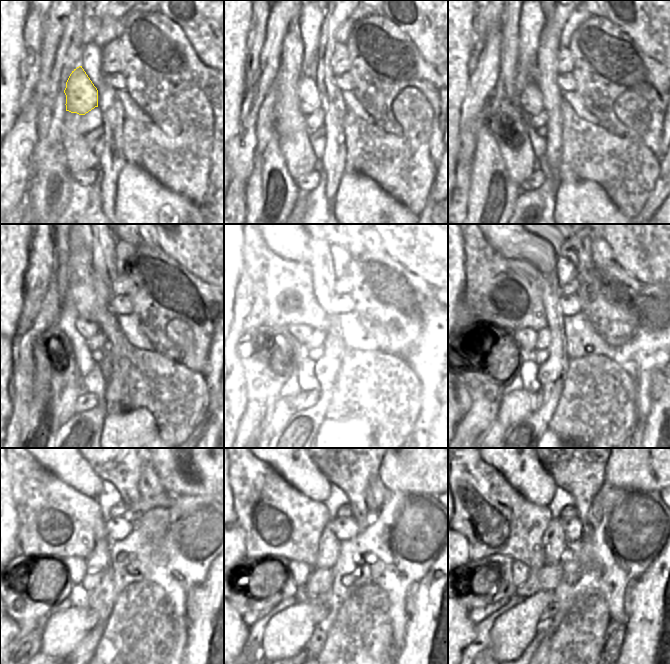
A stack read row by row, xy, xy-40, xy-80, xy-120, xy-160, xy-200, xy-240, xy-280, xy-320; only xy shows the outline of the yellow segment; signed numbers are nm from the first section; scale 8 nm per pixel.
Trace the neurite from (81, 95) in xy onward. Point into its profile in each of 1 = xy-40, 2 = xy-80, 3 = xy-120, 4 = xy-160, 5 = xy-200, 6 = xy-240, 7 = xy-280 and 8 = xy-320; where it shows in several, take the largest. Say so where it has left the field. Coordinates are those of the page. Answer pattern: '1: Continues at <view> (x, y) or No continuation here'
1: Continues at xy-40 (308, 96)
2: Continues at xy-80 (531, 102)
3: Continues at xy-120 (78, 330)
4: Continues at xy-160 (300, 336)
5: Continues at xy-200 (524, 339)
6: Continues at xy-240 (76, 566)
7: Continues at xy-280 (300, 572)
8: Continues at xy-320 (519, 571)

